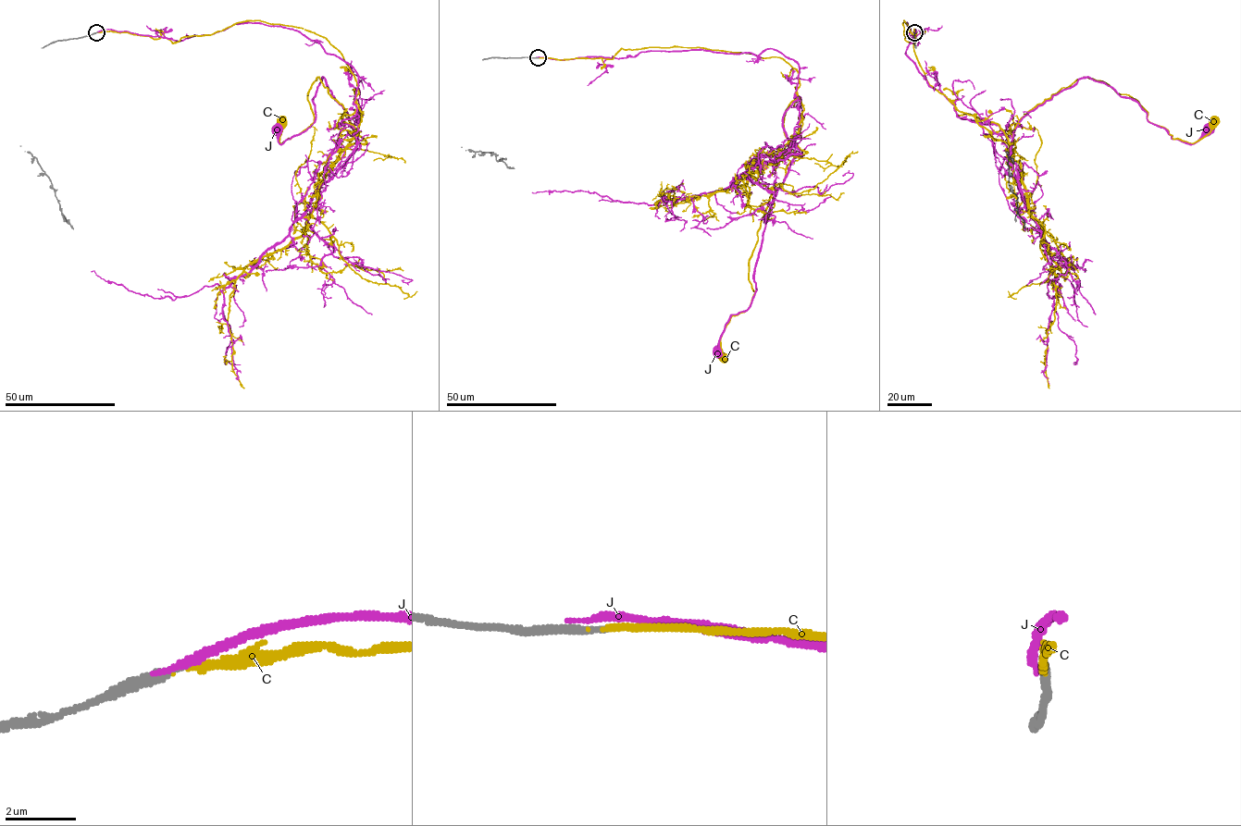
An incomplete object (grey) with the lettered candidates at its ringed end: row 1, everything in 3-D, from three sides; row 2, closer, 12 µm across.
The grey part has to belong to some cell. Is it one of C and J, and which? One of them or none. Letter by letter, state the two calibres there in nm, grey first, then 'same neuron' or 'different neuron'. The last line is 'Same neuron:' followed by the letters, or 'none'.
C: 260/160 nm | same neuron
J: 320/130 nm | different neuron
Same neuron: C

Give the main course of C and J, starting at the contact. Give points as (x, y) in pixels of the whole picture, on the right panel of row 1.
C: (914, 32), (904, 20), (928, 82), (1008, 143), (1084, 77), (1172, 139), (1211, 122)
J: (913, 32), (906, 23), (905, 54), (926, 83), (1011, 148), (1024, 117), (1087, 77), (1172, 139), (1209, 128)

